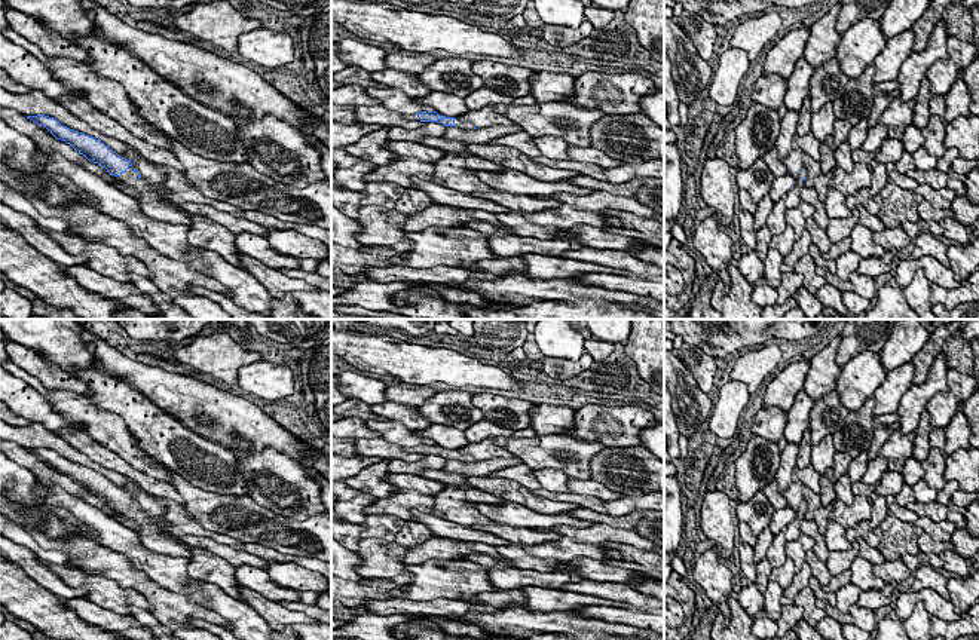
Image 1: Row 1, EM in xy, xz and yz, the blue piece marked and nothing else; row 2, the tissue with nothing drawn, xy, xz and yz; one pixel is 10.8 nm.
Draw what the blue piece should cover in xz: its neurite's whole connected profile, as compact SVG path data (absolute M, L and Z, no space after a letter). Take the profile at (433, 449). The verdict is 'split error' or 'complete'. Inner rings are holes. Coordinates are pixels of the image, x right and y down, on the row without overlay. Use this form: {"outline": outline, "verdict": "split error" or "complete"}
{"outline": "M422 444L417 445L417 450L420 451L420 454L438 454L444 459L455 459L455 460L461 460L461 462L477 462L472 456L469 454L462 454L459 451L455 450L446 450L437 444Z", "verdict": "split error"}

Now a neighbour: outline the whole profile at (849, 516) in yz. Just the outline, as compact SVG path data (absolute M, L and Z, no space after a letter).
M854 496L851 505L845 505L841 499L836 499L829 518L835 520L847 530L857 527L862 521L869 521L871 511L872 505L865 496Z

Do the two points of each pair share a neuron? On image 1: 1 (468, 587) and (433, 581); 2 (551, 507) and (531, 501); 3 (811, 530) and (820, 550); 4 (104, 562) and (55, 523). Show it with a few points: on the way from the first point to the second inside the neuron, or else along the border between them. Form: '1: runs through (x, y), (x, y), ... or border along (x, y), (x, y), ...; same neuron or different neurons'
1: runs through (459, 584), (441, 582); same neuron
2: runs through (547, 507), (535, 502); same neuron
3: runs through (816, 535), (819, 545); same neuron
4: border along (37, 517), (39, 529), (51, 538), (79, 535); different neurons

